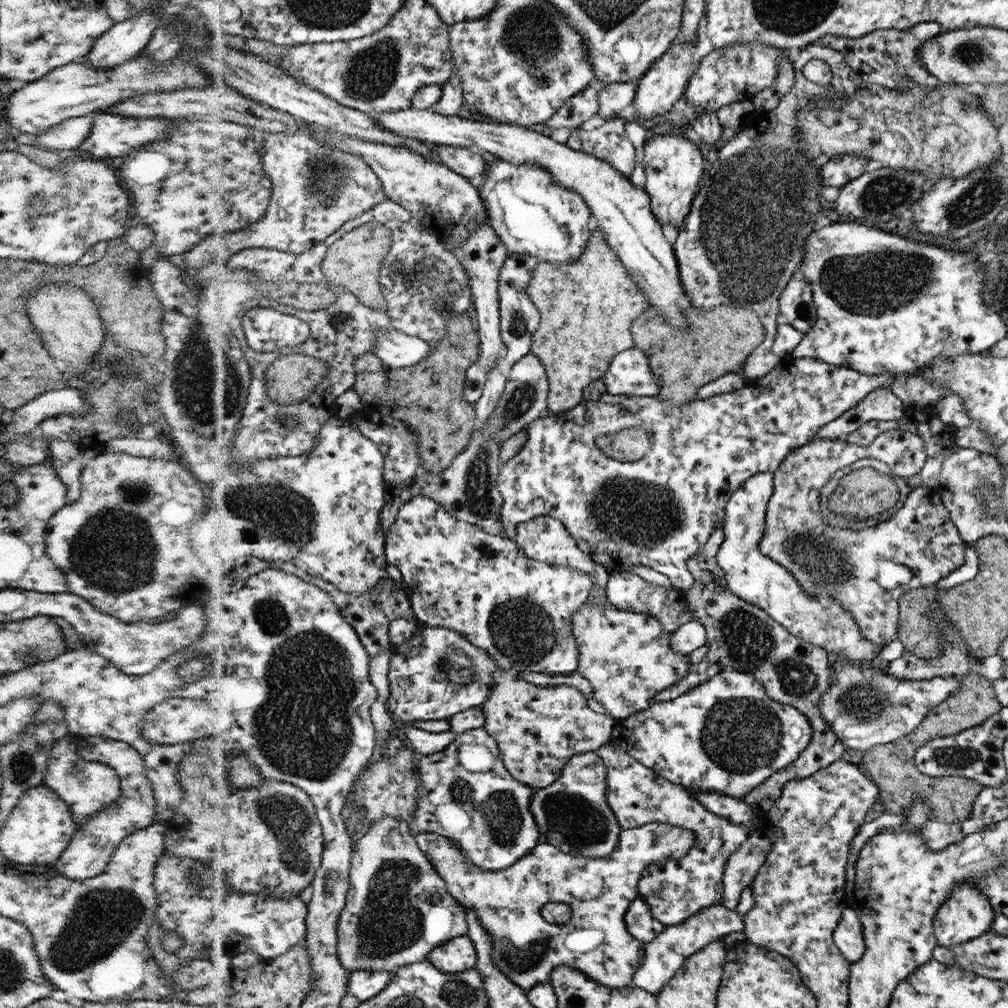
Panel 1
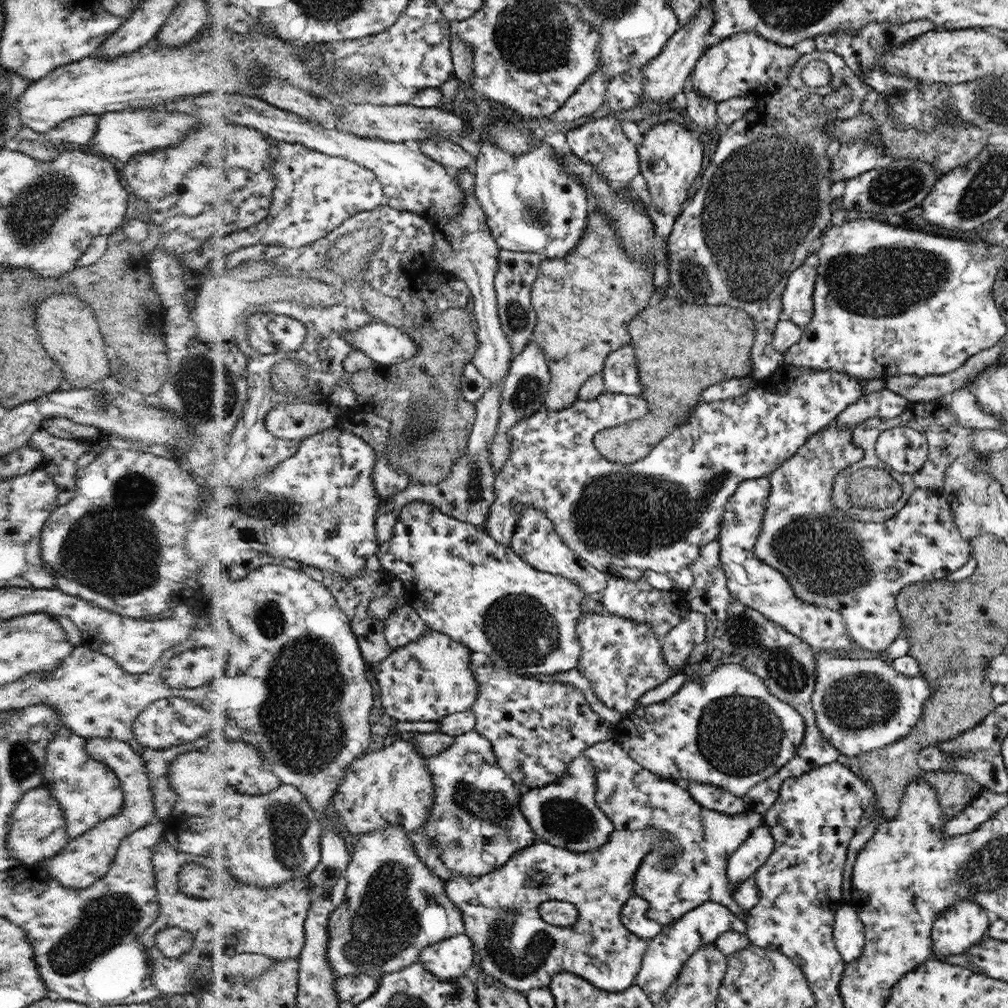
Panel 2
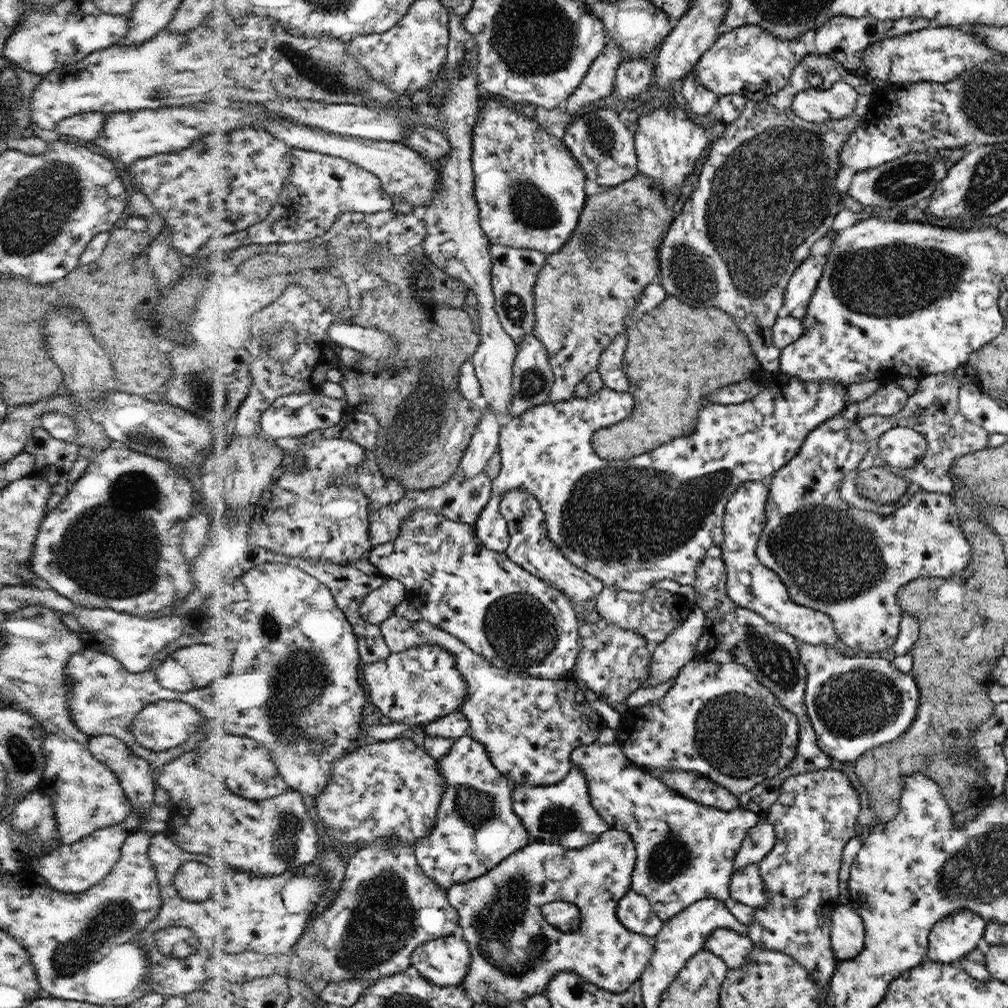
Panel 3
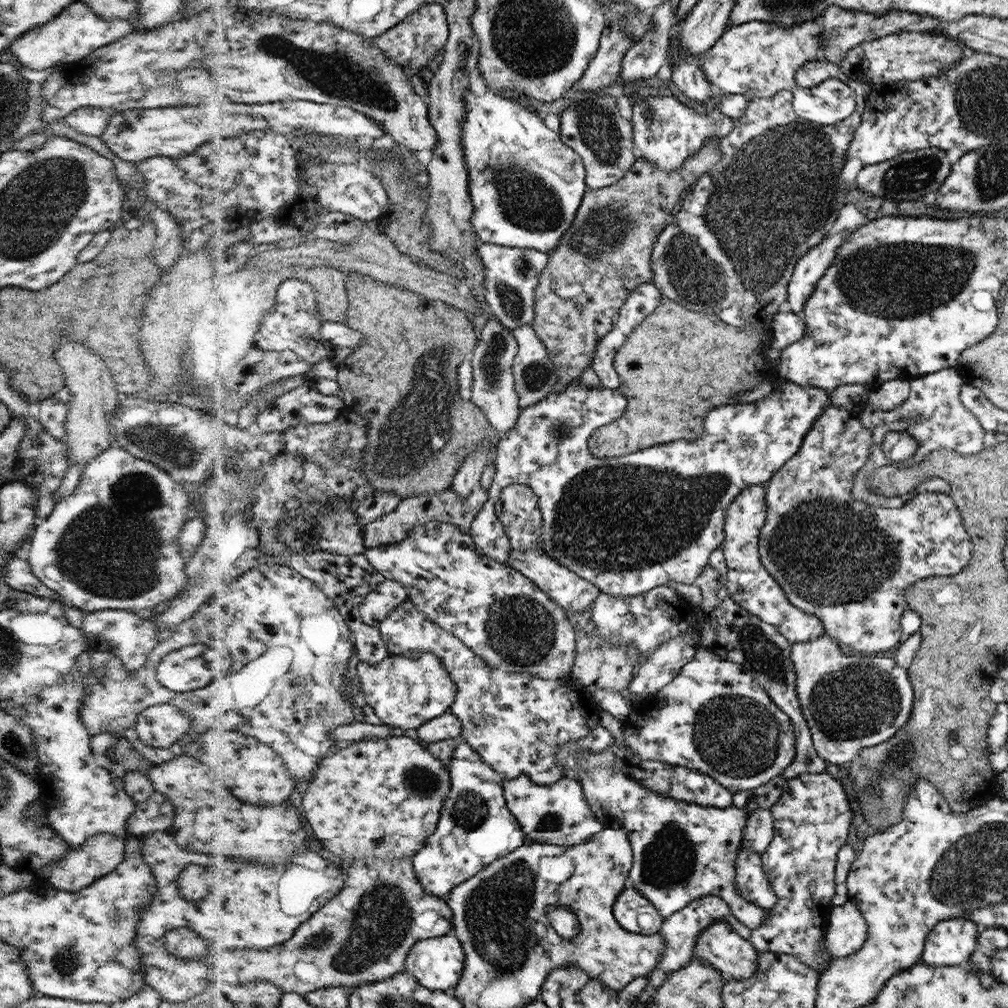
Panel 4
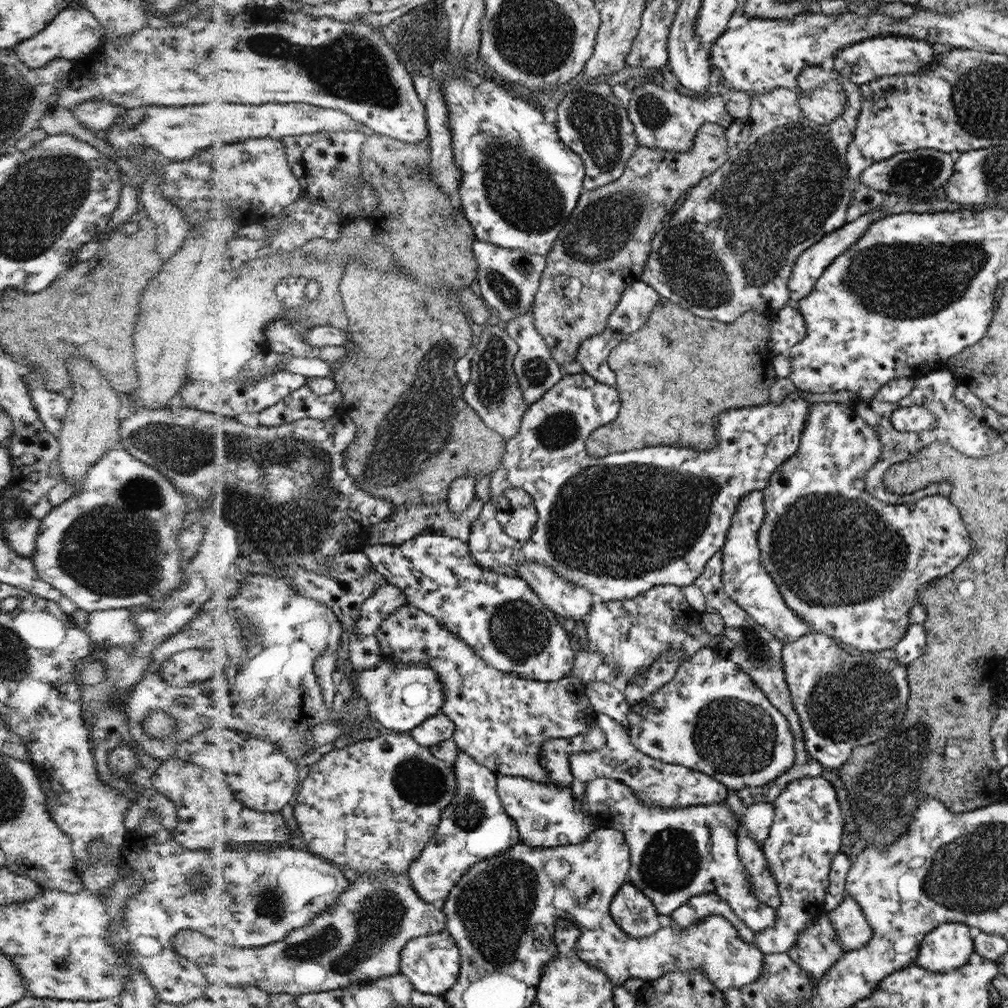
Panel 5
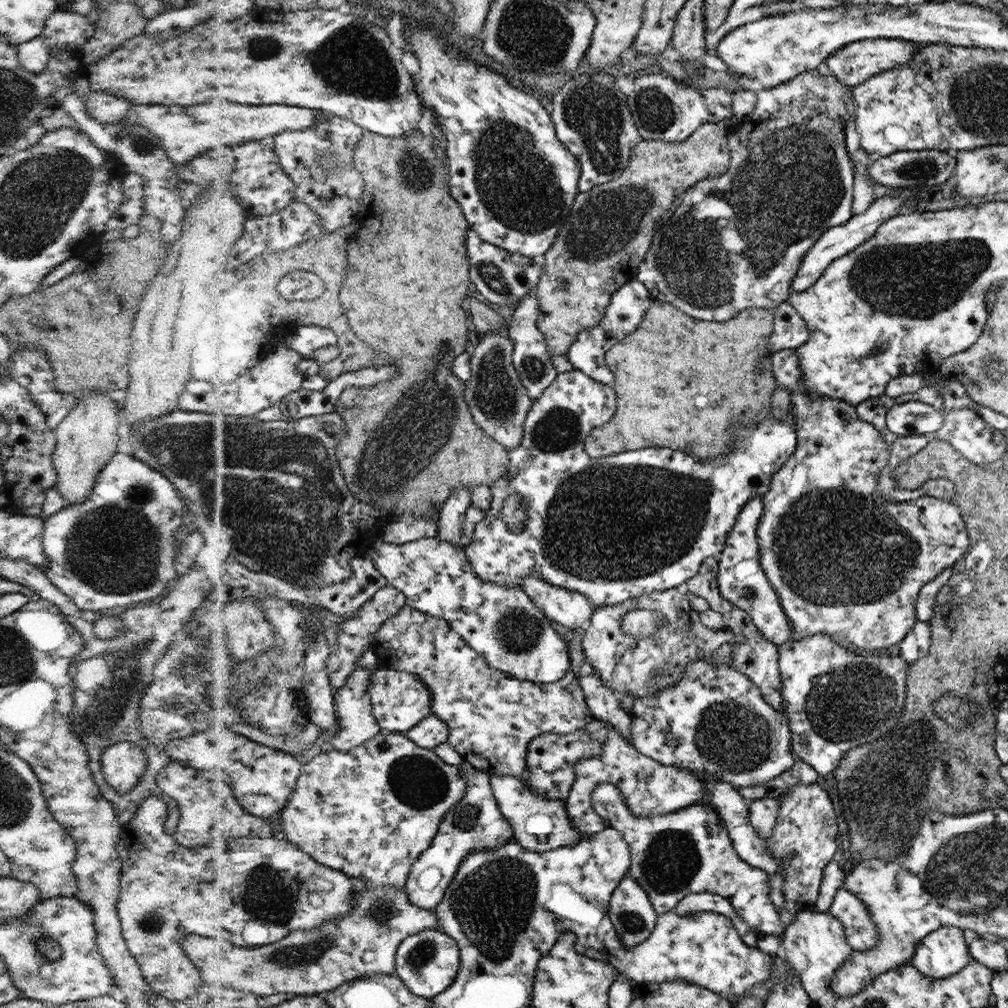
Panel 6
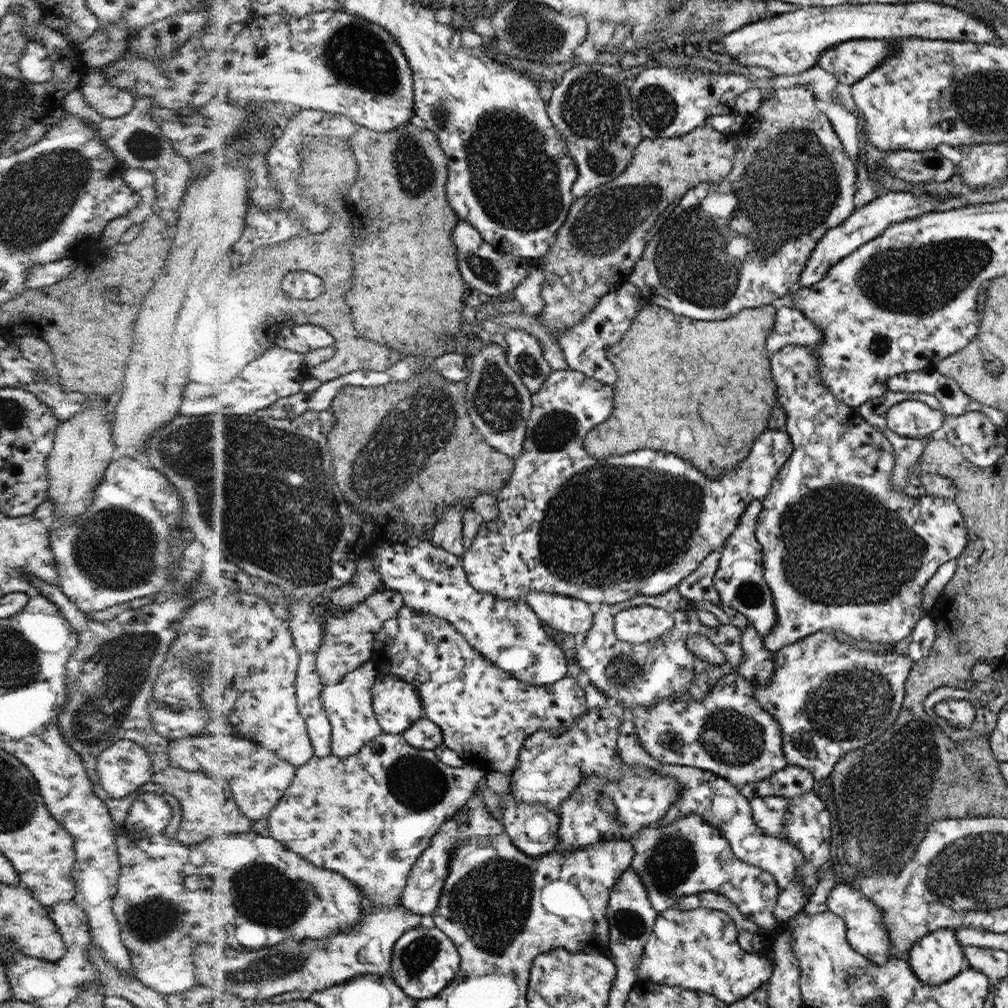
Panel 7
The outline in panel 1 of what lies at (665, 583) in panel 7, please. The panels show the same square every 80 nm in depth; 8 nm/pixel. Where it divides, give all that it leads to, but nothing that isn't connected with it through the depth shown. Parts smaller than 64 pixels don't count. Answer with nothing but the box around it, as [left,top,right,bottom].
[496,356,897,590]

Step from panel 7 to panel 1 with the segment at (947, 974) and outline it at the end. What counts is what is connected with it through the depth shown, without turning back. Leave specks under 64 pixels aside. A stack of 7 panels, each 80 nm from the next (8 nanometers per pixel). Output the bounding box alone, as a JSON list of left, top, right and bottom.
[935,882,994,949]

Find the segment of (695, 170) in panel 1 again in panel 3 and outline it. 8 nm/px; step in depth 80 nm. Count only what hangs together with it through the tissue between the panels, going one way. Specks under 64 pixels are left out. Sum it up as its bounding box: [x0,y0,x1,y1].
[635,102,726,199]

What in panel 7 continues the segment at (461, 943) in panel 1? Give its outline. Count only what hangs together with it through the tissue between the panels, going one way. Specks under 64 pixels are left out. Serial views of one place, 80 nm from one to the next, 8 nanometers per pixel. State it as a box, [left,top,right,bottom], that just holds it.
[388,925,461,1000]

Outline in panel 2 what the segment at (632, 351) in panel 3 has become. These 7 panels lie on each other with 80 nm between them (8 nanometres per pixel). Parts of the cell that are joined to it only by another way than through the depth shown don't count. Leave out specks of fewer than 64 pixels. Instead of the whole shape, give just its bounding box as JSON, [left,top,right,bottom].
[592,295,754,464]

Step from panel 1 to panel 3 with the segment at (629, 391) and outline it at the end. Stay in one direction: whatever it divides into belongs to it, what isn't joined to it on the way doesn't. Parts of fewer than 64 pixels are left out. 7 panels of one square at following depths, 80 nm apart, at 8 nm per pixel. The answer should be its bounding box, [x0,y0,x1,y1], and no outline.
[596,335,629,392]

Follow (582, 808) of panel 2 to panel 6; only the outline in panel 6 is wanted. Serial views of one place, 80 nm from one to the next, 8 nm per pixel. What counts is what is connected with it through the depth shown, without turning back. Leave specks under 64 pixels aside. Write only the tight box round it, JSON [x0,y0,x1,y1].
[489,775,581,852]

